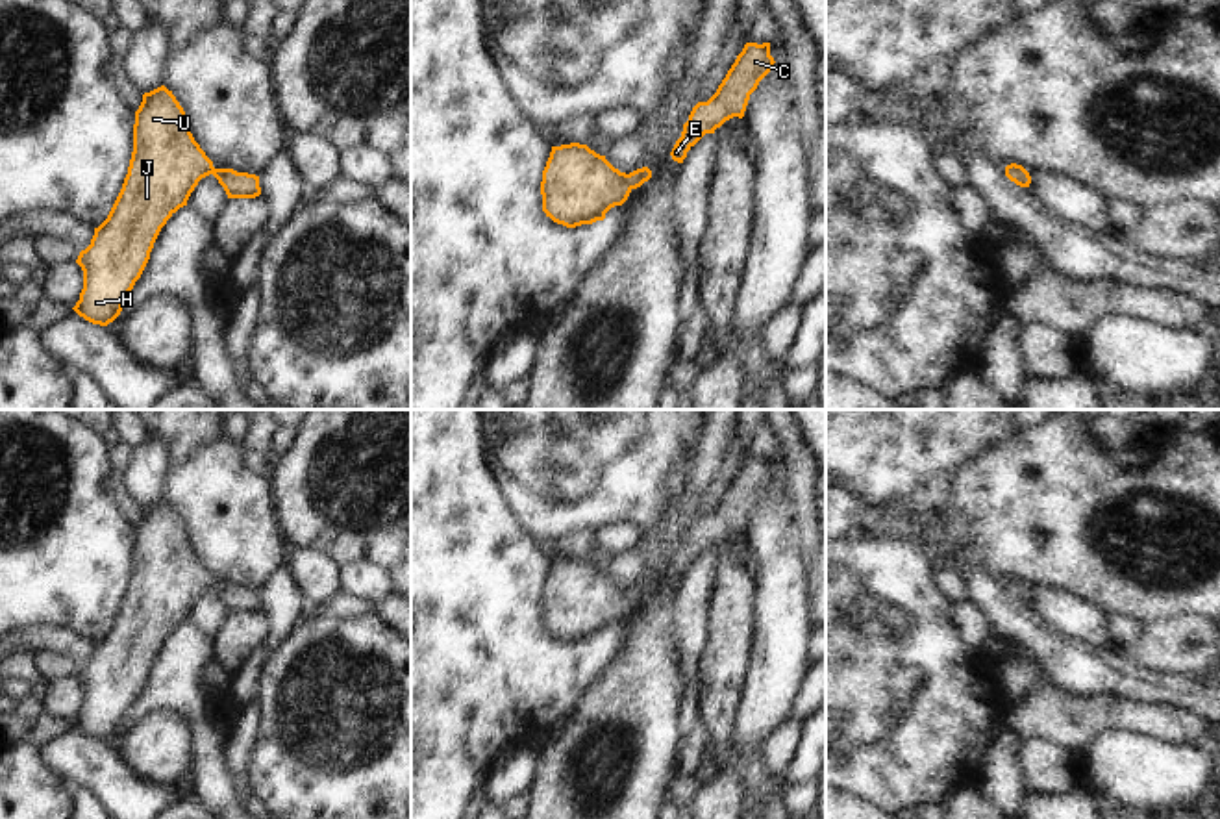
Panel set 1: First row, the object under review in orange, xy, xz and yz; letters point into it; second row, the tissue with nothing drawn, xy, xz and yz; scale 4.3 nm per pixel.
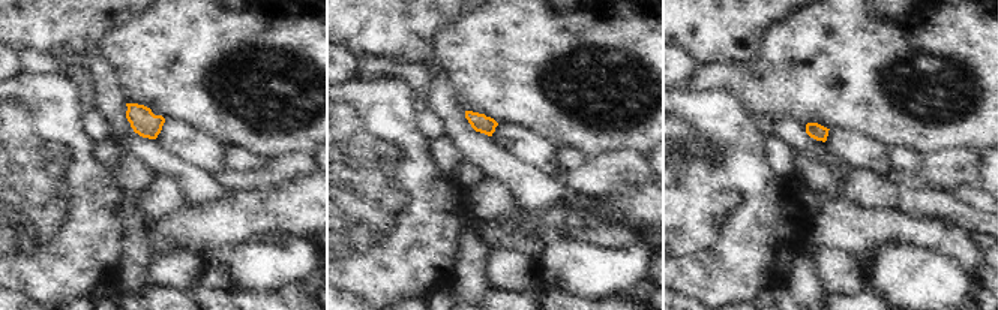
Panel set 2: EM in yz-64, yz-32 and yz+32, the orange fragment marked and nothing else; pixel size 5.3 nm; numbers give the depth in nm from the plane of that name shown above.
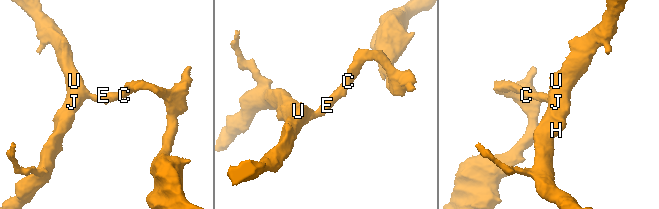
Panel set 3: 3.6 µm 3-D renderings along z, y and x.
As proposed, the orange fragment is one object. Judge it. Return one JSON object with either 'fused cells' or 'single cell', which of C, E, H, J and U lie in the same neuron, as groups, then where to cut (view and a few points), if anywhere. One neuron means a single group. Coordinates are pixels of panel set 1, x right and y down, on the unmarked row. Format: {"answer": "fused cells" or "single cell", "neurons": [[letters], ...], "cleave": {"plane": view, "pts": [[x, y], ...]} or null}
{"answer": "single cell", "neurons": [["C", "E", "H", "J", "U"]], "cleave": null}

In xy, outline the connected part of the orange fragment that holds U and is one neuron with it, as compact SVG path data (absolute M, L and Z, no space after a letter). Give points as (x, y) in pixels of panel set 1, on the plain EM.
M161 500L144 508L135 526L133 567L122 604L76 674L83 704L72 724L80 732L107 741L120 730L124 712L141 693L161 643L209 589L228 613L261 610L259 591L213 582L172 506Z

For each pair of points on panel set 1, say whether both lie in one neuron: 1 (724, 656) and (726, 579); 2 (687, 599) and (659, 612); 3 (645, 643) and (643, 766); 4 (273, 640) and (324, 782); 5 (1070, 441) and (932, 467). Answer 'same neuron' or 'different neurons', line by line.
1: same neuron
2: different neurons
3: same neuron
4: different neurons
5: different neurons

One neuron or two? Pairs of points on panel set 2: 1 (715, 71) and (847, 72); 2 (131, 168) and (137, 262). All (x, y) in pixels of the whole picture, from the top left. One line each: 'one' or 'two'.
1: one
2: one

